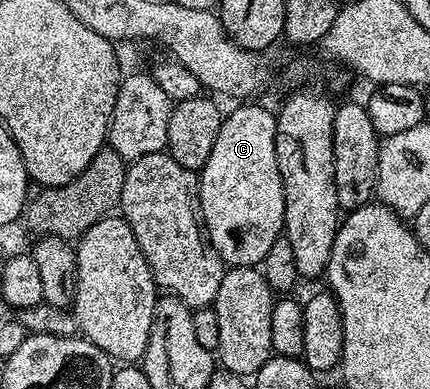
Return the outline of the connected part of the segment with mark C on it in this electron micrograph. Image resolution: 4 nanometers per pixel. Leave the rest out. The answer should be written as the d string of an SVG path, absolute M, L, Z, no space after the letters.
M240 104L237 110L227 111L226 117L218 128L218 140L214 140L214 149L210 151L210 160L198 172L198 214L202 219L203 229L206 231L207 241L220 254L220 259L229 267L255 266L263 263L266 252L284 234L284 178L278 172L278 156L276 155L276 114L268 111L264 106L248 106L252 104Z

